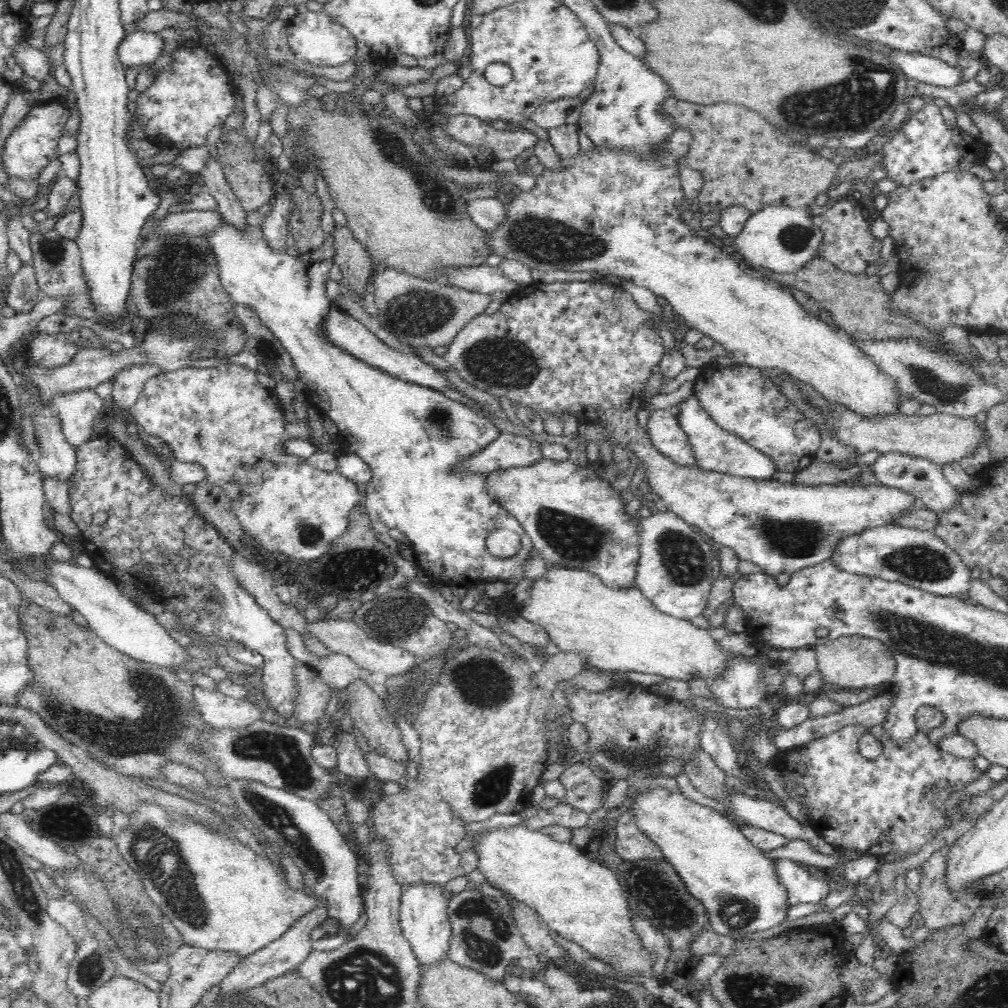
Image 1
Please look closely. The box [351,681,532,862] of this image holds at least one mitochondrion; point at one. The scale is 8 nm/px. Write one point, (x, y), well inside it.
(493, 788)

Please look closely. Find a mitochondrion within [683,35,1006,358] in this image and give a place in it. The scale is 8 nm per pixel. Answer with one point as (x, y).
(875, 87)

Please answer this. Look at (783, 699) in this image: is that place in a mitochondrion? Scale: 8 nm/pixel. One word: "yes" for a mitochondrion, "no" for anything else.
no

